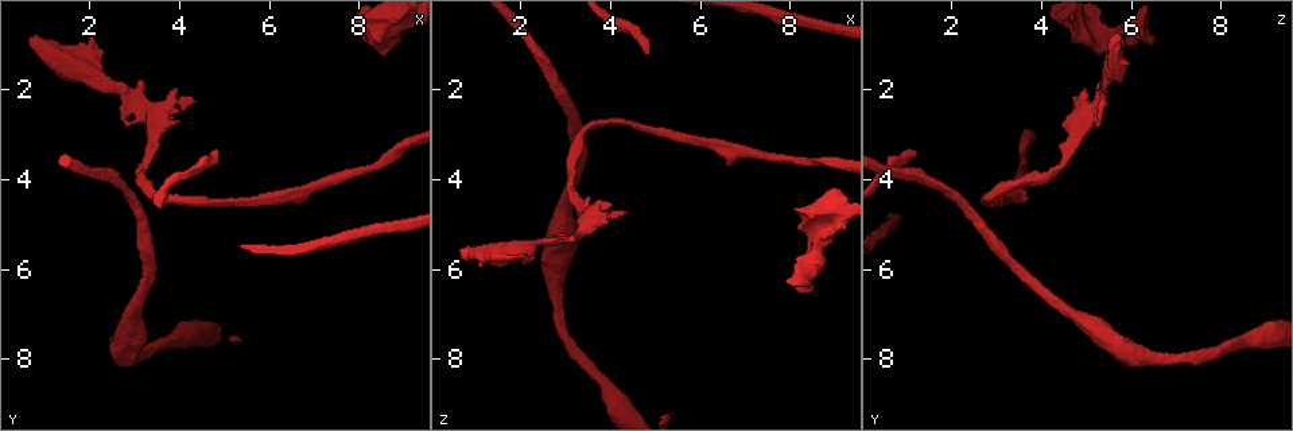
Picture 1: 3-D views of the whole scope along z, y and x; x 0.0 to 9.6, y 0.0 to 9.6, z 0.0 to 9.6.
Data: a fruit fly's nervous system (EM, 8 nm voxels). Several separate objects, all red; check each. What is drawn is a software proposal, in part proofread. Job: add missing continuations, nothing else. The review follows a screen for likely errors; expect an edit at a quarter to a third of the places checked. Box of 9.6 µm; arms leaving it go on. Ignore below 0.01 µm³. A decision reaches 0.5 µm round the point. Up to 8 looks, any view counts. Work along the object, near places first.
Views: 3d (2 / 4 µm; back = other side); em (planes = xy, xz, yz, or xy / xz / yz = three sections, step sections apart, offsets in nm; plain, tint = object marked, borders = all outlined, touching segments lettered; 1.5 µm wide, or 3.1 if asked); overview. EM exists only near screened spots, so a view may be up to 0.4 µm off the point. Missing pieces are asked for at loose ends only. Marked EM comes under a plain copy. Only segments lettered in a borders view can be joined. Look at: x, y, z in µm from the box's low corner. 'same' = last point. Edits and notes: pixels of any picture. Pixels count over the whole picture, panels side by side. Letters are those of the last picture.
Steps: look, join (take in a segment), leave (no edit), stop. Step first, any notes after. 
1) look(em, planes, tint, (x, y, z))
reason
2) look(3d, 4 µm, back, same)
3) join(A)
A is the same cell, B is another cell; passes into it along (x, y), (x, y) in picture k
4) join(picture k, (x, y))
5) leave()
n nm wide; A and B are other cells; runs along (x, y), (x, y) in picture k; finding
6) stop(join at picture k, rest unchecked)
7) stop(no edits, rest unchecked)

look(3d, 4 µm, (2.05, 0.80, 5.70))
an open end

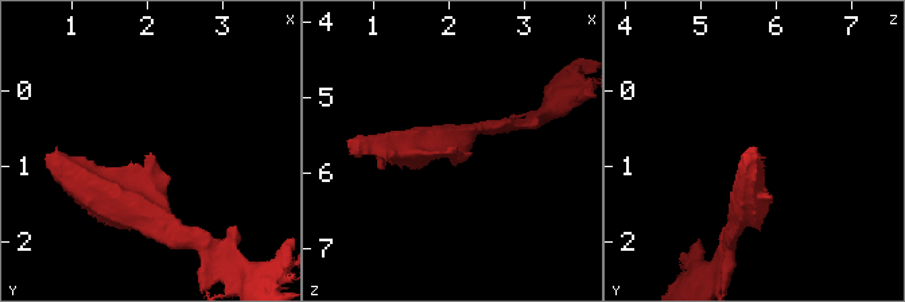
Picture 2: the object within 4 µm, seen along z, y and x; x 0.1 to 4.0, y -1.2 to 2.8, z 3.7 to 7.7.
look(em, planes, borders, (2.00, 0.85, 5.75))

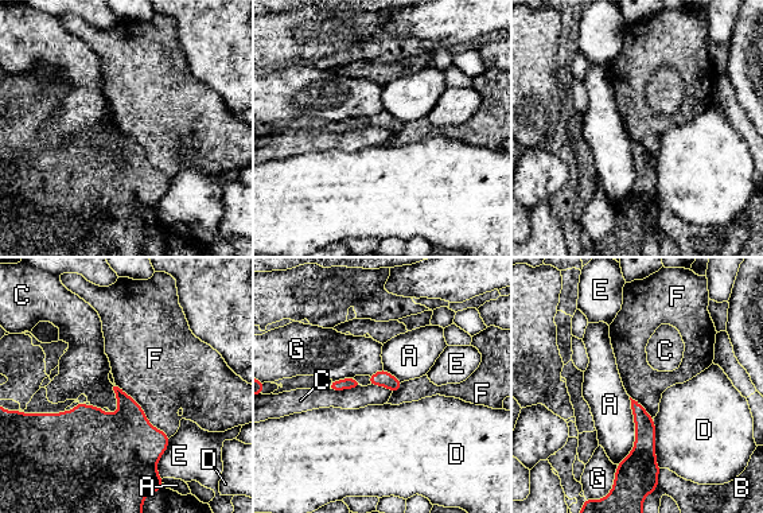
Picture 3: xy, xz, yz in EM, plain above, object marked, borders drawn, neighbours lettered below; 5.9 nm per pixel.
leave()
A, B, C, D, E, F and G are other cells; border along (361, 385), (337, 391), (327, 389) in picture 3; no lettered segment goes on from it

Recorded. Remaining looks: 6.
look(3d, 2 µm, back, (4.75, 3.45, 1.20))
branch stops here

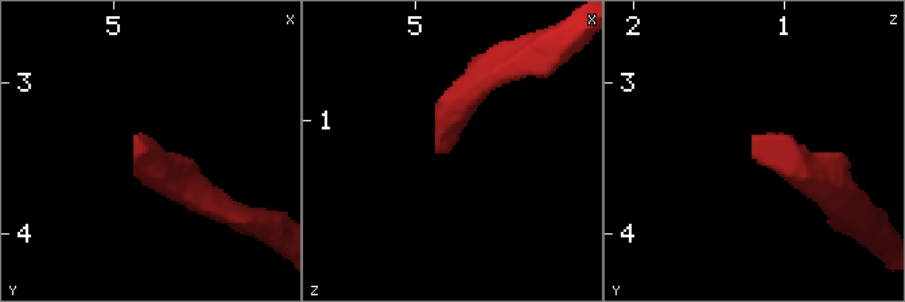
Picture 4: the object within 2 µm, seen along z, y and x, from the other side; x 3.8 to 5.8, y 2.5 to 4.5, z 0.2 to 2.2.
look(em, planes, tint, (4.80, 3.44, 1.22))
need the tissue

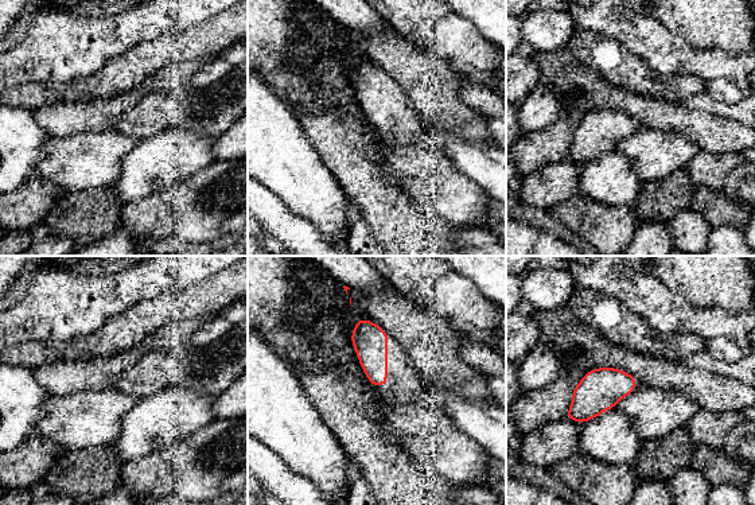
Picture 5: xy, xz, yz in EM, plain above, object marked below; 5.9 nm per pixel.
look(em, planes, borders, same)
see the neighbours

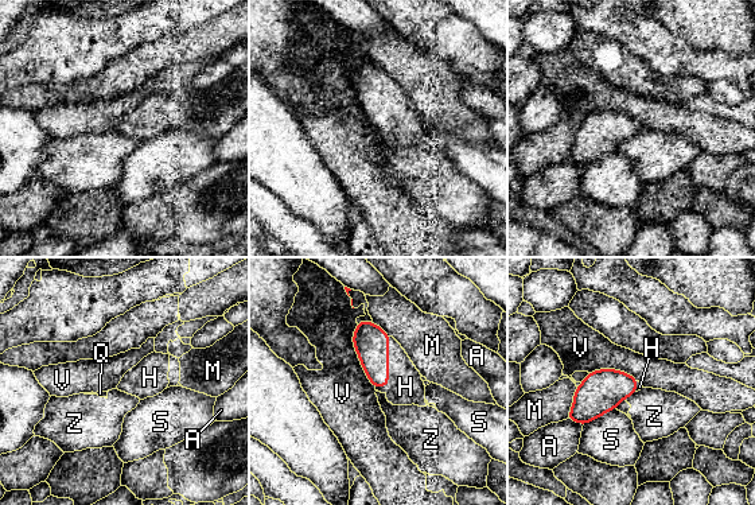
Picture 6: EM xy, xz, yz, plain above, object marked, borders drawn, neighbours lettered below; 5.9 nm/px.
join(H)
H is the same cell, A, M, Q, S, V and Z are other cells; the cell continues

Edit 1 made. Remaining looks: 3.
look(3d, 2 µm, (8.15, 1.00, 6.50))
free end

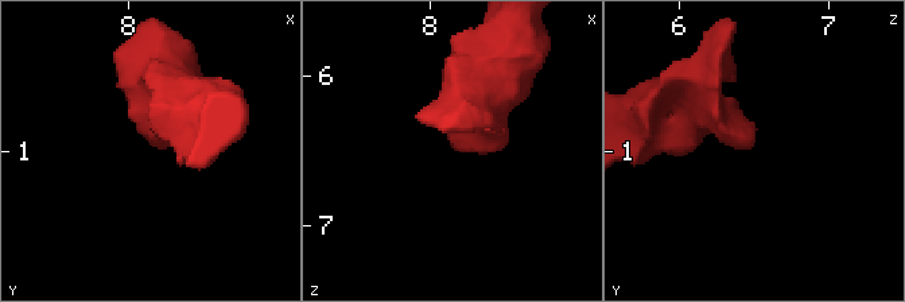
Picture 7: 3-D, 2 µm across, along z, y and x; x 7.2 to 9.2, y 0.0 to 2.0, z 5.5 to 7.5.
look(em, yz, step 4, borders, (8.18, 0.98, 6.48))
shape alone is not enough

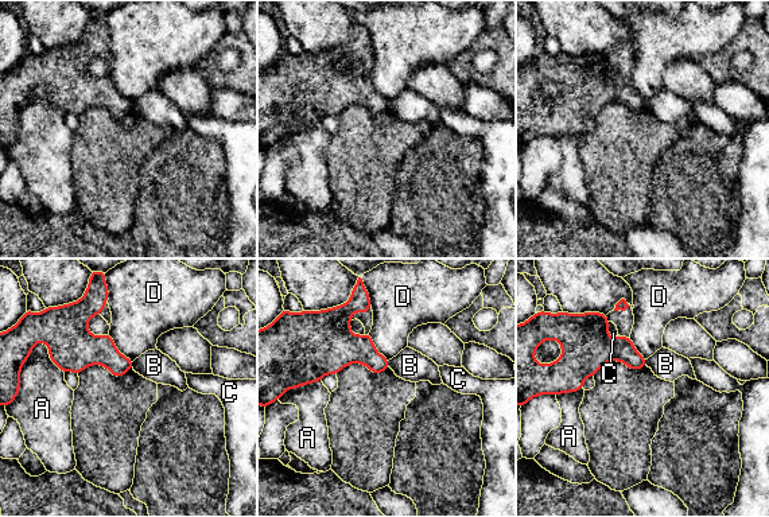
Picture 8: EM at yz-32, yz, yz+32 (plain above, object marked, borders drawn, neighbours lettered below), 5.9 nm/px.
leave()
D touches over 220 nm; A, B, C and D are other cells; border along (108, 333), (115, 346), (132, 361) in picture 8; no lettered segment goes on from it

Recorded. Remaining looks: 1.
stop(join at picture 6, rest unchecked)

